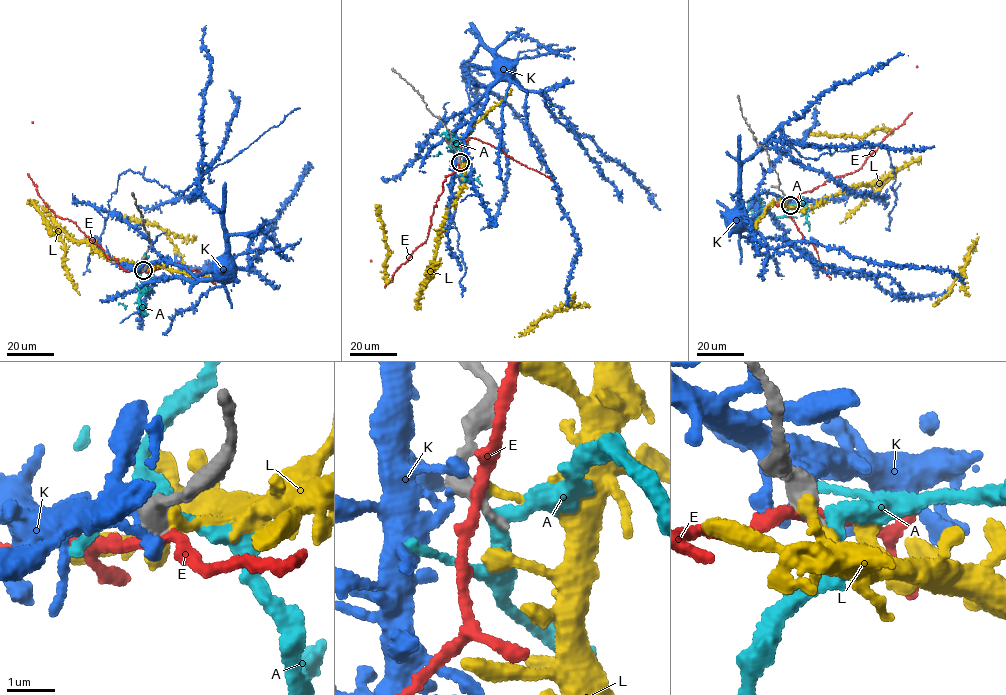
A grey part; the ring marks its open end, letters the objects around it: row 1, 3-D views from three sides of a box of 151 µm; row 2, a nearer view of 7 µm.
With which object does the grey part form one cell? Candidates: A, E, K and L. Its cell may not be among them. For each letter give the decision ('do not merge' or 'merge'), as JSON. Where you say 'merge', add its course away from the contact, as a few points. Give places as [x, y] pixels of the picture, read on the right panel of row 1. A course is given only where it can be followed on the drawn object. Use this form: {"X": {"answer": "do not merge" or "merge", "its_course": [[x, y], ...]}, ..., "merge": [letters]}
{"A": {"answer": "do not merge"}, "E": {"answer": "do not merge"}, "K": {"answer": "do not merge"}, "L": {"answer": "do not merge"}, "merge": []}

